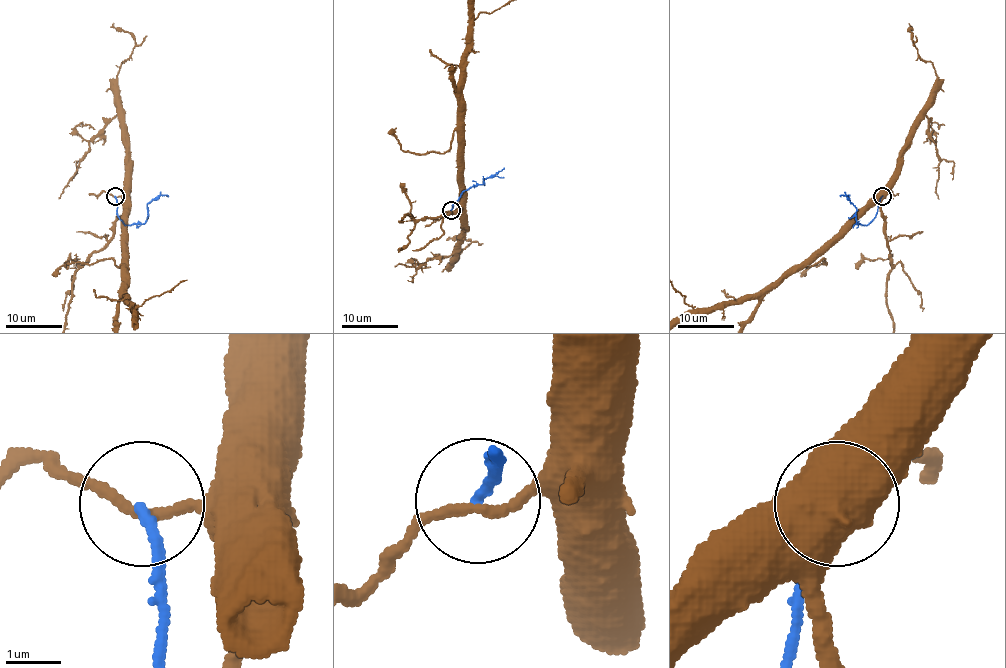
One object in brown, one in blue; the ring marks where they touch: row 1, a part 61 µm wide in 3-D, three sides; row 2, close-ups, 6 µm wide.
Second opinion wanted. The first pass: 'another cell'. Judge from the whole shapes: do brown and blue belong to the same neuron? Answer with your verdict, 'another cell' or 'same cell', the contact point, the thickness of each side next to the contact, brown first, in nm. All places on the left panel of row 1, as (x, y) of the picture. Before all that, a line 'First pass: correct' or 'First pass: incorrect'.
First pass: correct
another cell | (115, 196) | 180/160 nm

